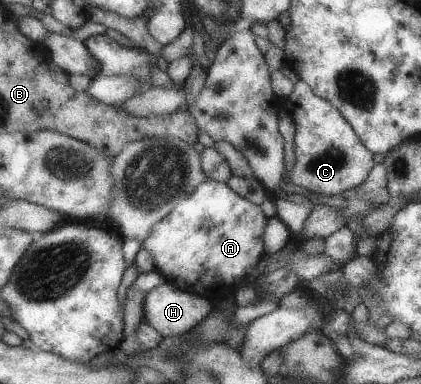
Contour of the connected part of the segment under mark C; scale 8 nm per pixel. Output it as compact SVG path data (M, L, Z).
M303 81L293 85L289 113L295 125L294 164L288 172L289 183L313 194L333 196L358 187L373 167L373 155L361 145L353 129L329 101L317 97Z

